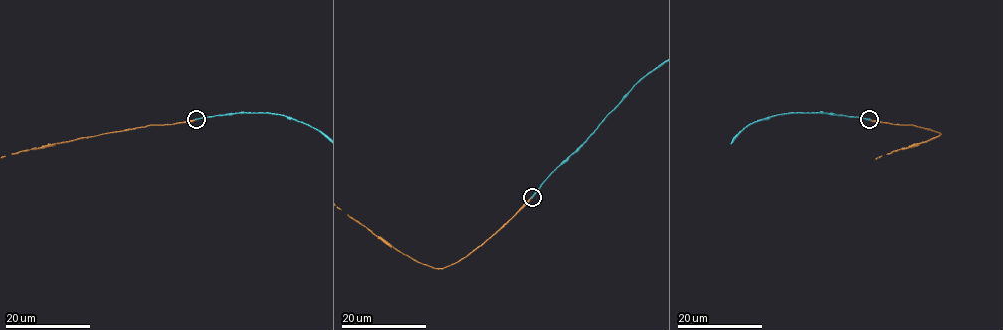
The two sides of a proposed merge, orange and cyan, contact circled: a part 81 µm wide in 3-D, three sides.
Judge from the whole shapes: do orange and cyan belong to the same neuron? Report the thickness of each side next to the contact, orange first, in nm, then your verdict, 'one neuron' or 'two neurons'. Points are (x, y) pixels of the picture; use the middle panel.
calibres 190 and 240 nm; two neurons

